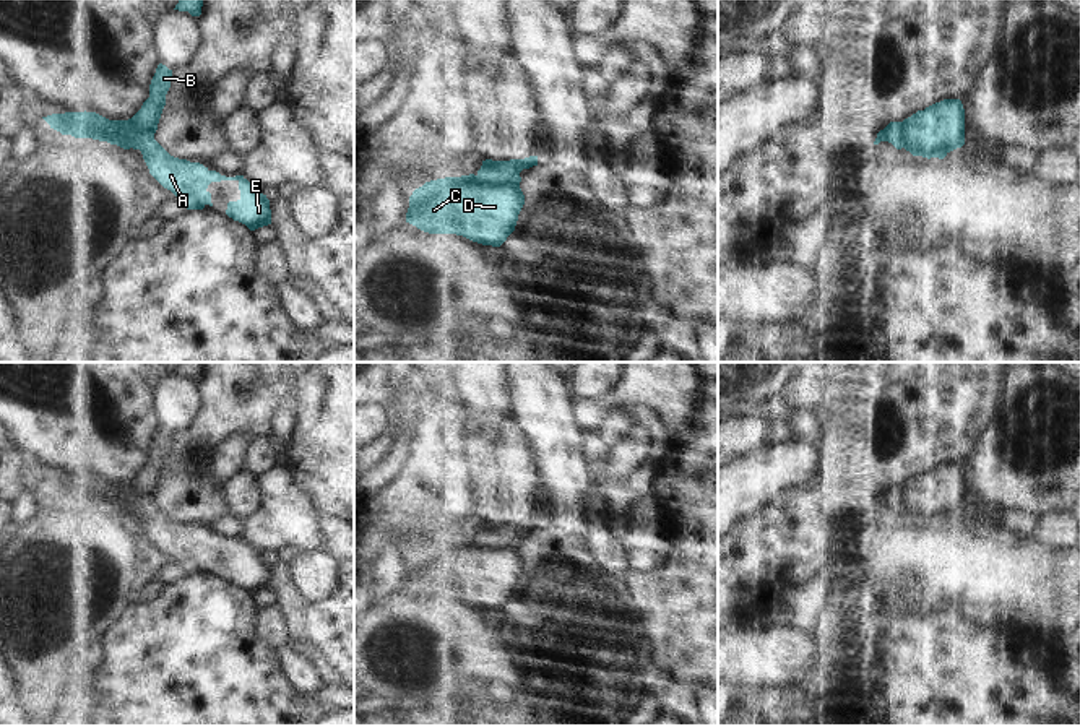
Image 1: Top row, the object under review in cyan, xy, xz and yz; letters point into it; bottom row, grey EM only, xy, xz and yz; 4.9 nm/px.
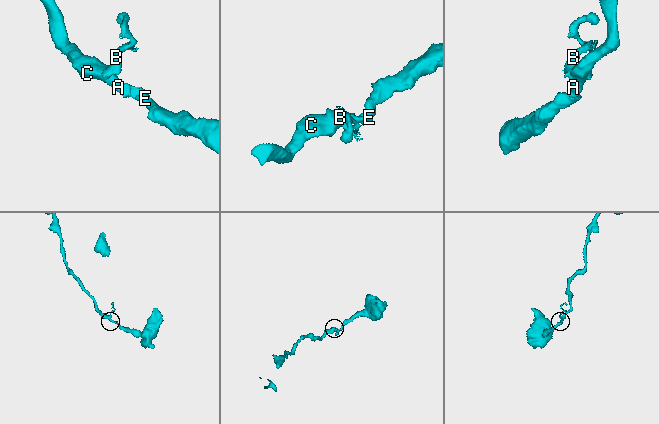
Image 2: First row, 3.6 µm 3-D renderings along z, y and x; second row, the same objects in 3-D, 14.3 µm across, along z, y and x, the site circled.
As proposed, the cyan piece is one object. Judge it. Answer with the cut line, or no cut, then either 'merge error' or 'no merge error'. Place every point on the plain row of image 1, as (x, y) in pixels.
xz (478, 538), (489, 549), (515, 548), (518, 551) | merge error

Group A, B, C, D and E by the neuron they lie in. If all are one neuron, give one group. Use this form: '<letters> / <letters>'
A C D E / B

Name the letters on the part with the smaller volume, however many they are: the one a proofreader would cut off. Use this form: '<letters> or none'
B

